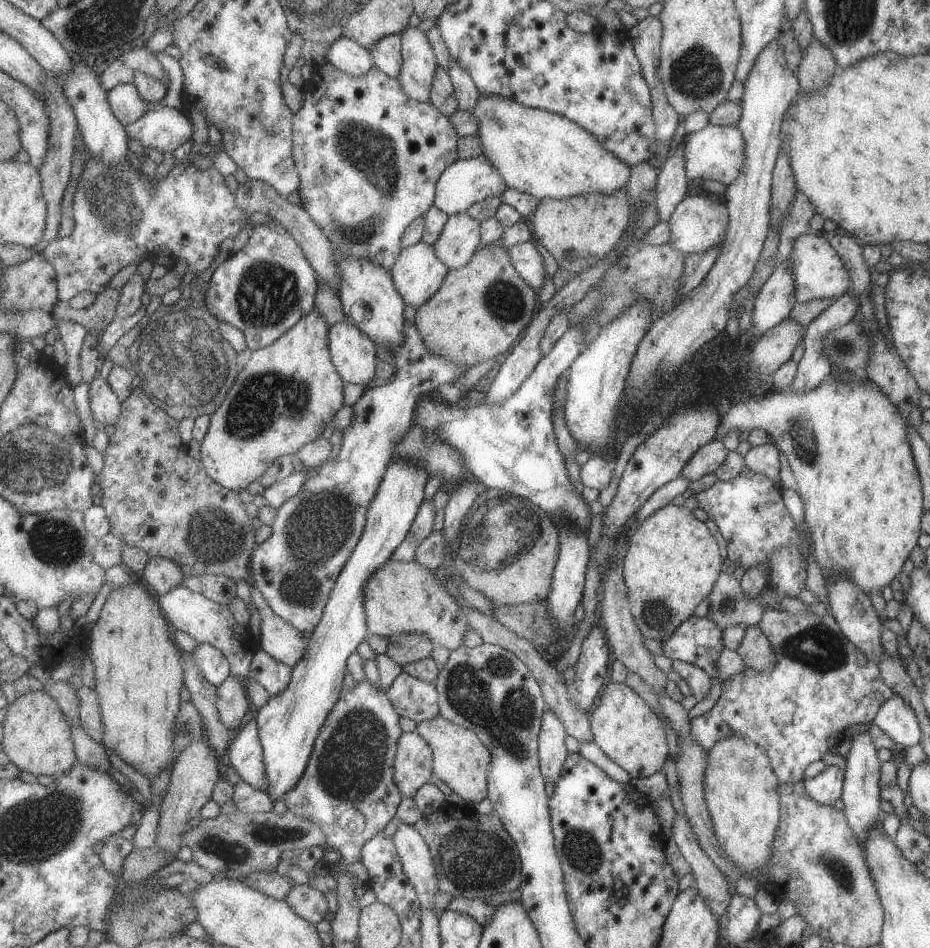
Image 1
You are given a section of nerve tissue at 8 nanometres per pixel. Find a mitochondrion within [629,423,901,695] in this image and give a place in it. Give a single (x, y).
(815, 647)

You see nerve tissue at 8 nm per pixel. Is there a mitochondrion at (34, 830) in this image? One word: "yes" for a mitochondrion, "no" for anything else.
yes

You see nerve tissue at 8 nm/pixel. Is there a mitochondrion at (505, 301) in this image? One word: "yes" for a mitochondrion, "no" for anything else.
yes

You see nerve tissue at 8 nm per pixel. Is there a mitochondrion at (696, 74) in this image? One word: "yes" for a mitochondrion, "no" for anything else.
yes

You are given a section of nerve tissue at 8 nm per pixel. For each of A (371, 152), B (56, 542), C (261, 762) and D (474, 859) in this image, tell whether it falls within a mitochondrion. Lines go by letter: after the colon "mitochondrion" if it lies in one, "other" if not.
A: mitochondrion
B: mitochondrion
C: other
D: mitochondrion

